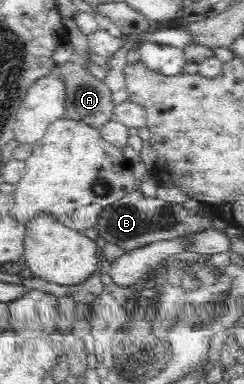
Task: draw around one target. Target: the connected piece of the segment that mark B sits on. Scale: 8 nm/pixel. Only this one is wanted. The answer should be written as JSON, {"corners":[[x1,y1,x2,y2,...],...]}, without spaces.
{"corners":[[133,191,124,195,122,199,108,205,100,214,98,224,94,230,98,237,107,243,118,246,124,252,135,251,140,247,150,245,156,241,176,239,186,233,196,233,211,227,212,221,208,217,208,207,203,206,202,212,189,215,183,205,167,203,160,199,149,199,141,192]]}

